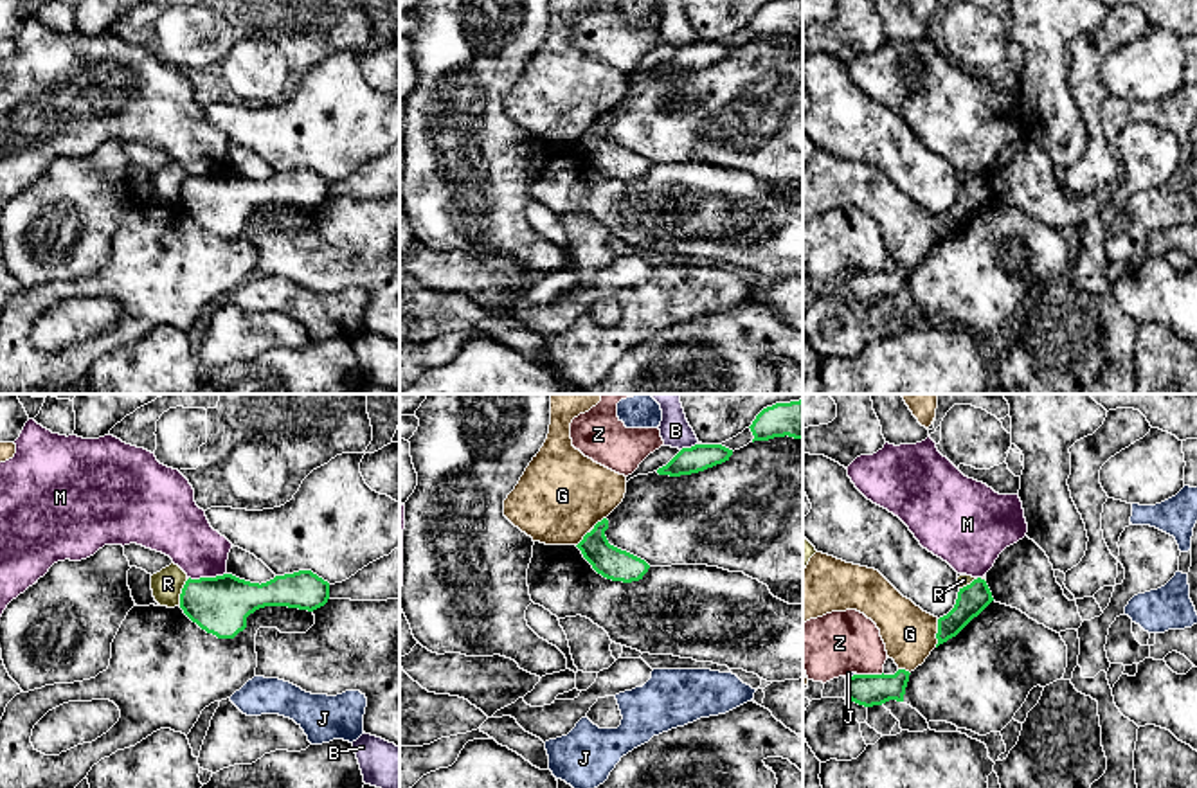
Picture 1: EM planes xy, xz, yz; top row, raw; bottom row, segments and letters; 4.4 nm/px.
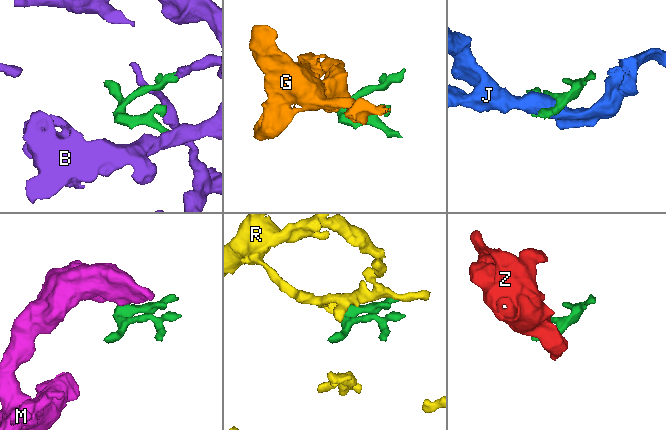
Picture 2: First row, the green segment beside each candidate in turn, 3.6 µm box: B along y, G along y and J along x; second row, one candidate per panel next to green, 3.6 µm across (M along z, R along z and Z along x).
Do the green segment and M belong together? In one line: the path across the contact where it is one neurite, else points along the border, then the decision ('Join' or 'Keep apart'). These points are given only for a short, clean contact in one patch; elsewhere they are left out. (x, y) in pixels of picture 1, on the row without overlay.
Boundary: xy (225, 170), (189, 175). Keep apart

